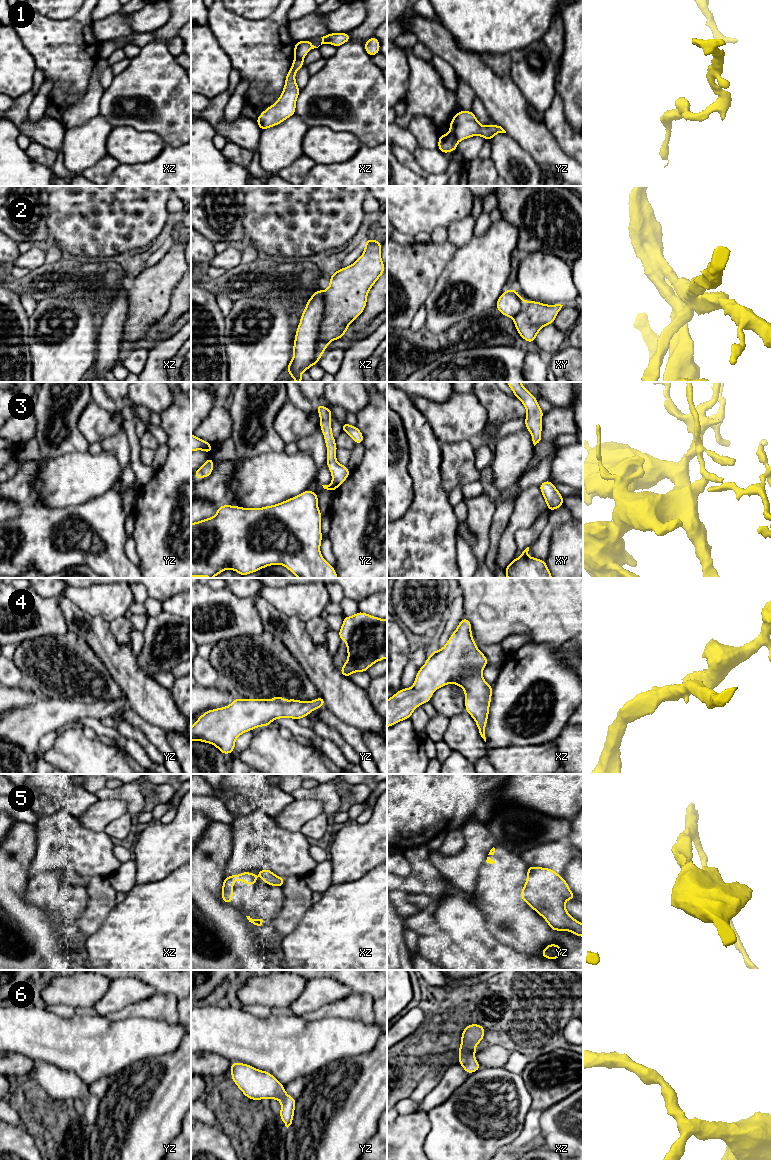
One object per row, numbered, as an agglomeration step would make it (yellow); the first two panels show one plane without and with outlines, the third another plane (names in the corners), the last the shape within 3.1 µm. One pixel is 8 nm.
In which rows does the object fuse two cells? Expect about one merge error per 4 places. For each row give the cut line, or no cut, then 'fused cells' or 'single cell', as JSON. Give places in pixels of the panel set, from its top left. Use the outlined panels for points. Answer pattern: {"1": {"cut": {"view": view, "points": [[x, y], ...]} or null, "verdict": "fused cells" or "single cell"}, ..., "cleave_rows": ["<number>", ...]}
{"1": {"cut": {"view": "yz", "points": [[450, 132], [458, 140]]}, "verdict": "fused cells"}, "2": {"cut": null, "verdict": "single cell"}, "3": {"cut": null, "verdict": "single cell"}, "4": {"cut": null, "verdict": "single cell"}, "5": {"cut": null, "verdict": "single cell"}, "6": {"cut": null, "verdict": "single cell"}, "cleave_rows": ["1"]}

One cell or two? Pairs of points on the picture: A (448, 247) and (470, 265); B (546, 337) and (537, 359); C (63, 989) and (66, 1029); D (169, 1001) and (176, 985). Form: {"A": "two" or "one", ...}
{"A": "two", "B": "two", "C": "two", "D": "two"}

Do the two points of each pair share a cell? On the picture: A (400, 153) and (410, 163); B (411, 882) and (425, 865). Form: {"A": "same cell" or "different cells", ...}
{"A": "same cell", "B": "same cell"}

